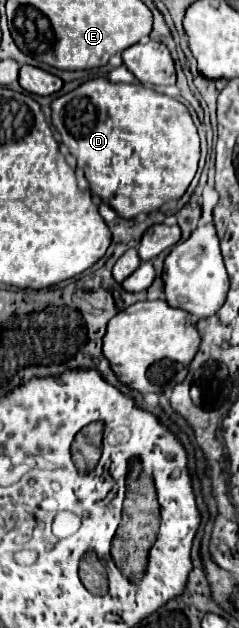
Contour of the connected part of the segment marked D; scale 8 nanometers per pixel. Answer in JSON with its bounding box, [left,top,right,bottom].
[52,78,200,218]

